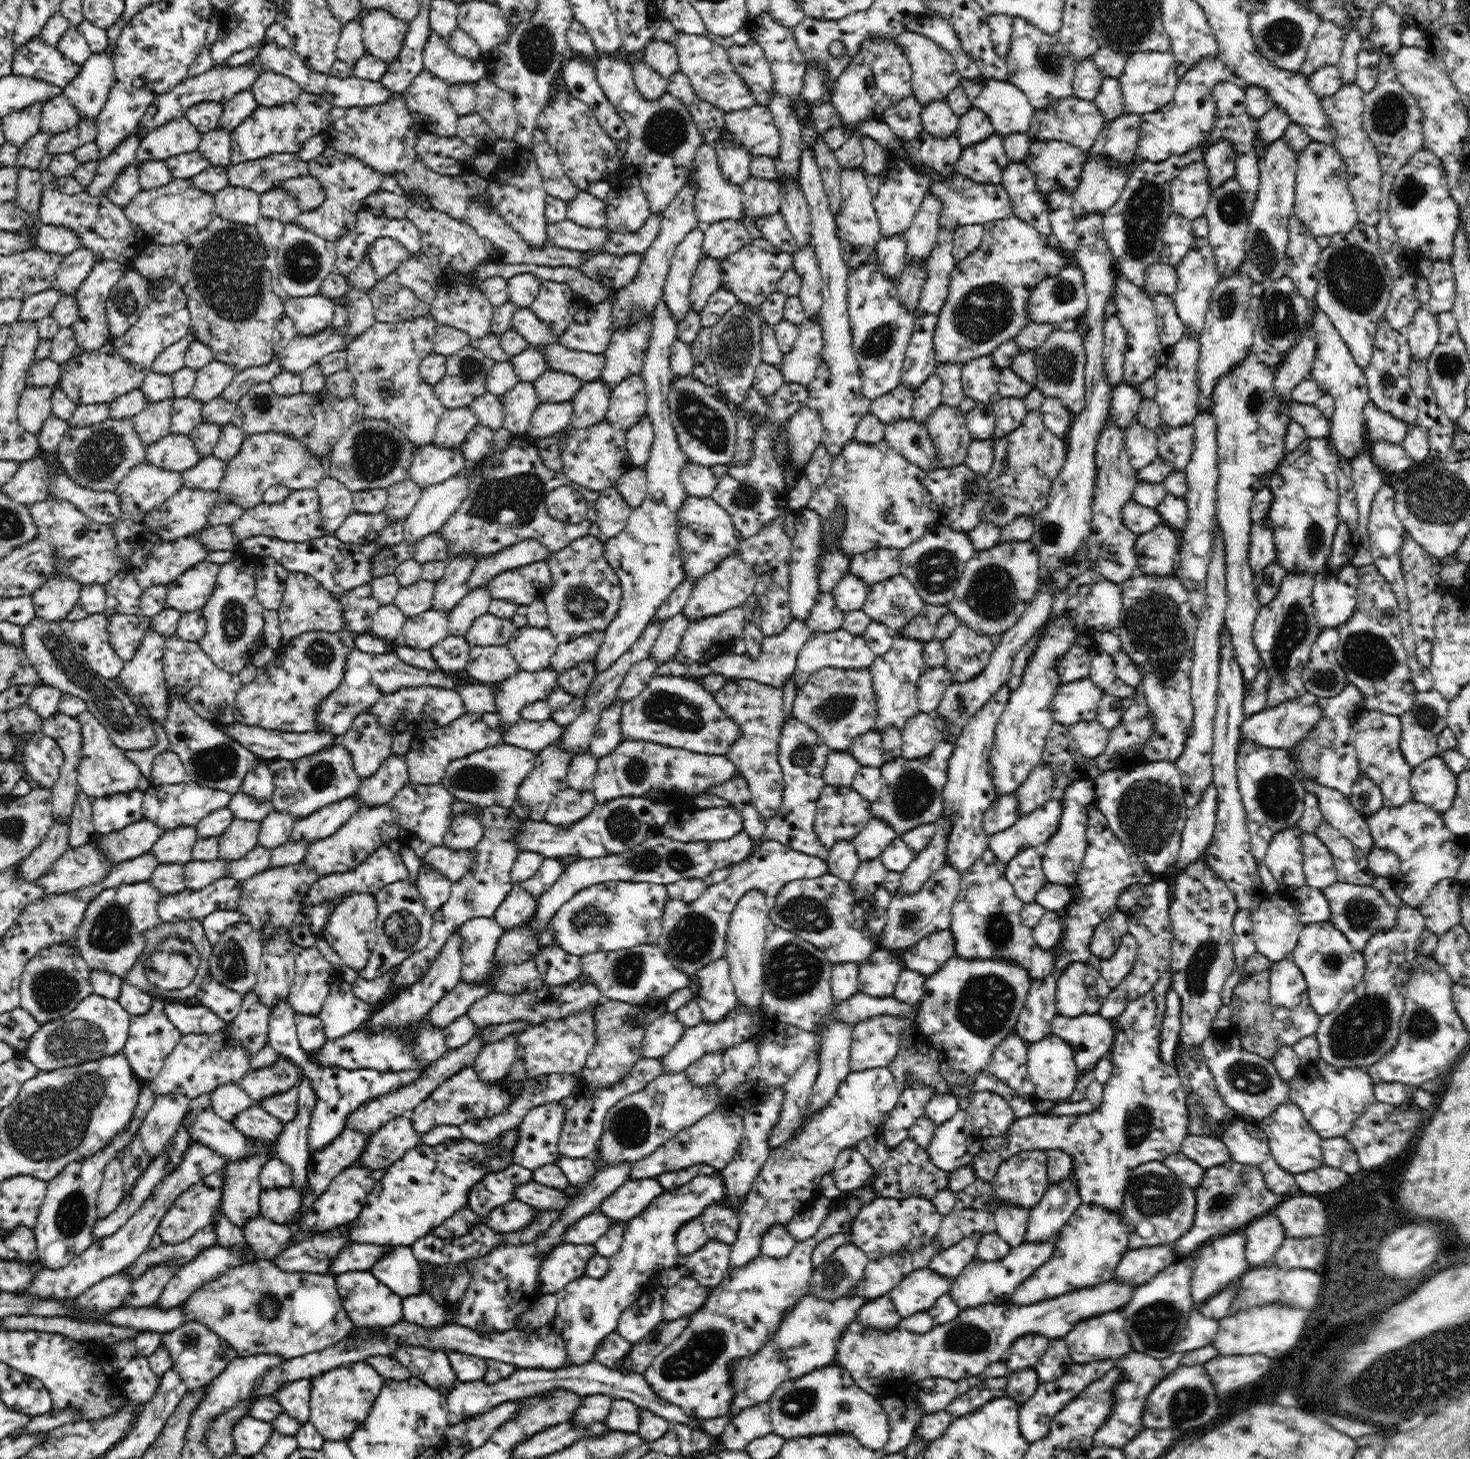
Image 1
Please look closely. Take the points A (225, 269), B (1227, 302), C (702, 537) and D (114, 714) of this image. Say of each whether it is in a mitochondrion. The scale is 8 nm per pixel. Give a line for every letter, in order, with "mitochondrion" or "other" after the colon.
A: mitochondrion
B: mitochondrion
C: mitochondrion
D: mitochondrion

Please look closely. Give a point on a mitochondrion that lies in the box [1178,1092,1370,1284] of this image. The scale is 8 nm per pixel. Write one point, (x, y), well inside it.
(1224, 1200)

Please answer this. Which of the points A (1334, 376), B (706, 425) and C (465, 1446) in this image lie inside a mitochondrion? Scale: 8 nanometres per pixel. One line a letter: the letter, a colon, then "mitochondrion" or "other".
A: other
B: mitochondrion
C: other

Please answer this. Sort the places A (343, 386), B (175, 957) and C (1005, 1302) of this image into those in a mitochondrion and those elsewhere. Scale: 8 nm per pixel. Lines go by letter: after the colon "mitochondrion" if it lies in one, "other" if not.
A: other
B: mitochondrion
C: other

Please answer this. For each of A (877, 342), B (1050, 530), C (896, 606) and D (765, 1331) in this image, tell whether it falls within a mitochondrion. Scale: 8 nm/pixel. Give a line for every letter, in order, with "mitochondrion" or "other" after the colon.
A: mitochondrion
B: mitochondrion
C: mitochondrion
D: other

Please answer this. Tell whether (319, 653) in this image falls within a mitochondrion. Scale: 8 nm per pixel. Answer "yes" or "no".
yes

